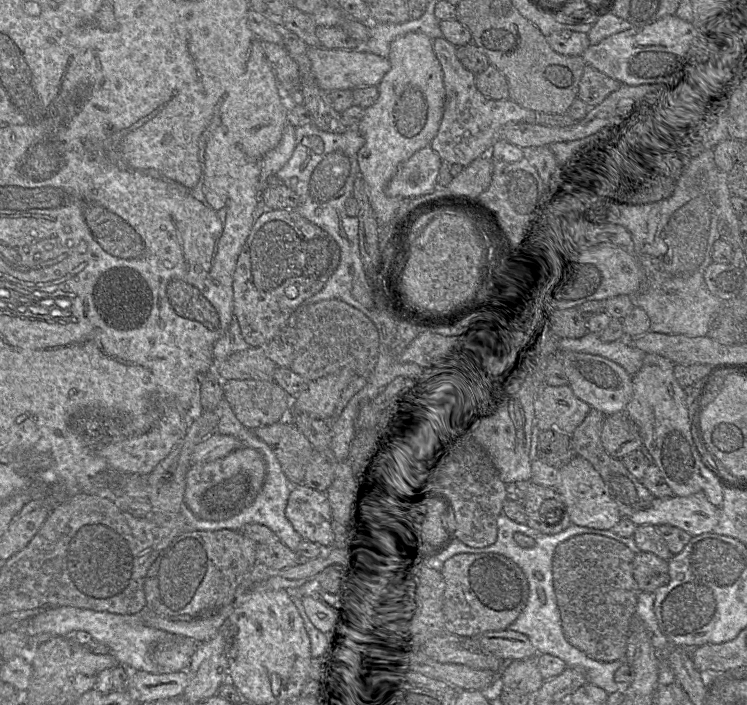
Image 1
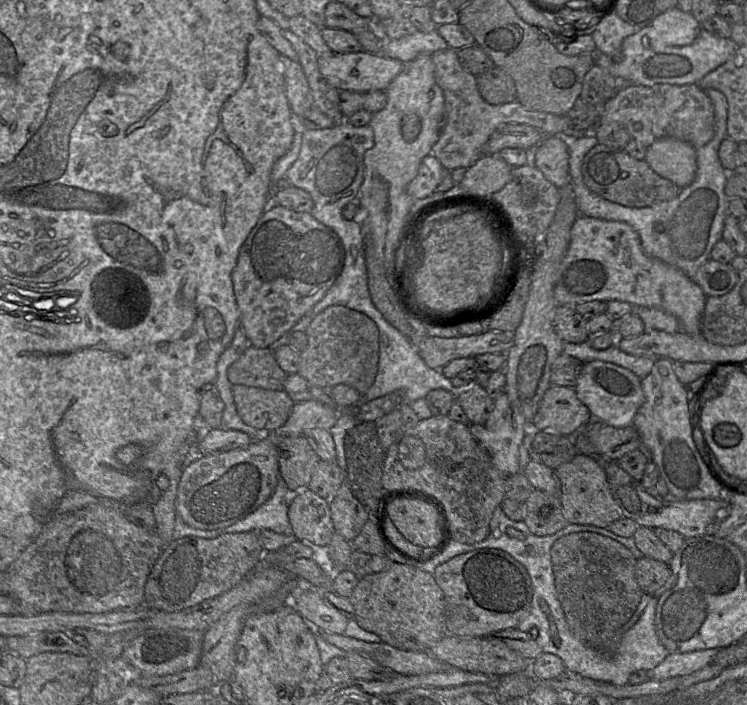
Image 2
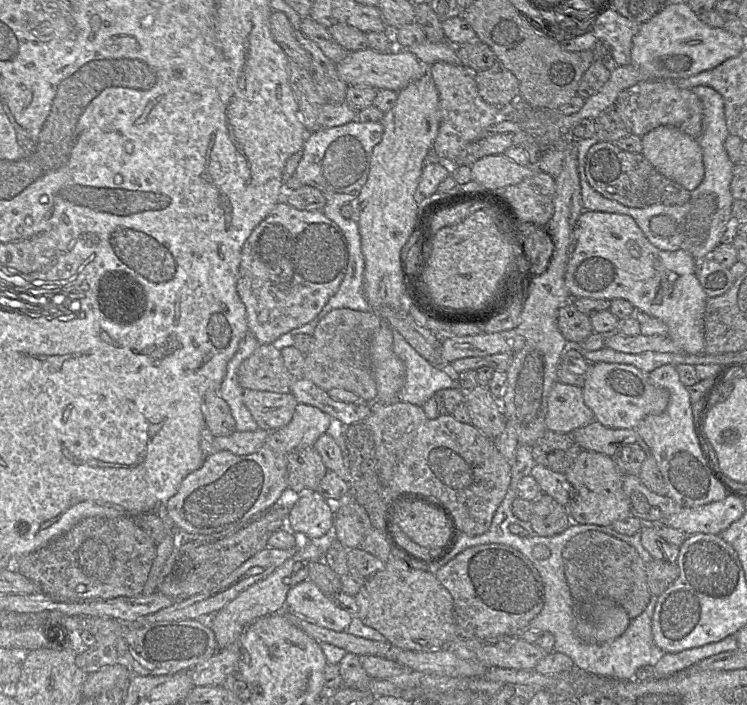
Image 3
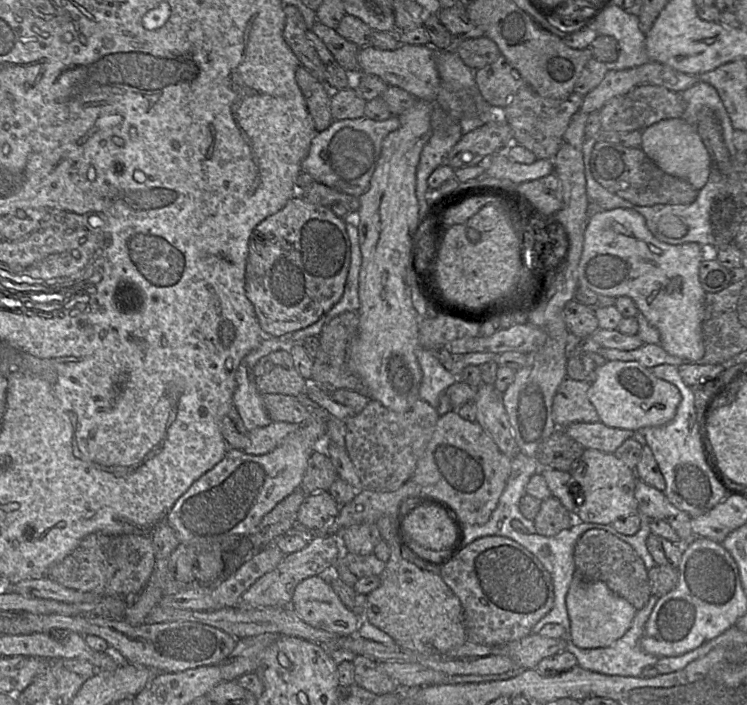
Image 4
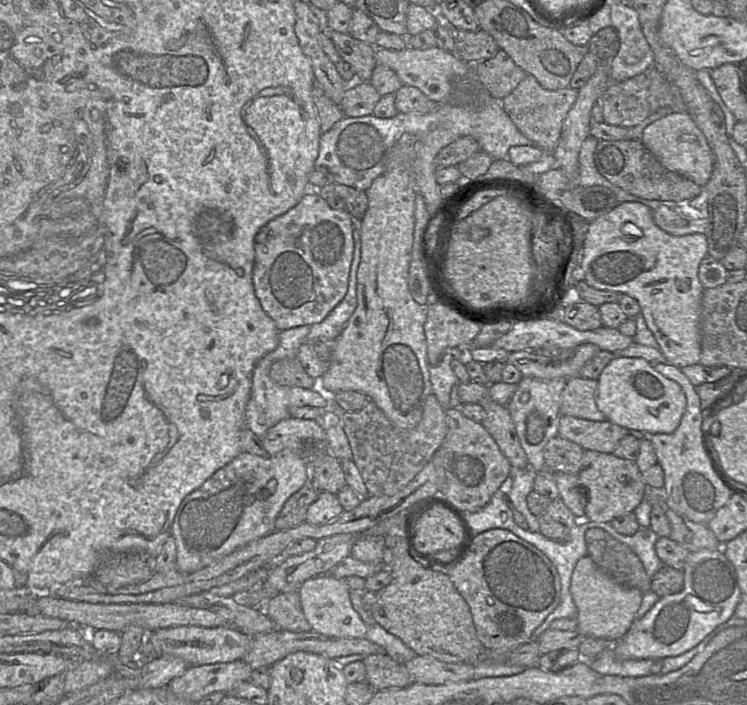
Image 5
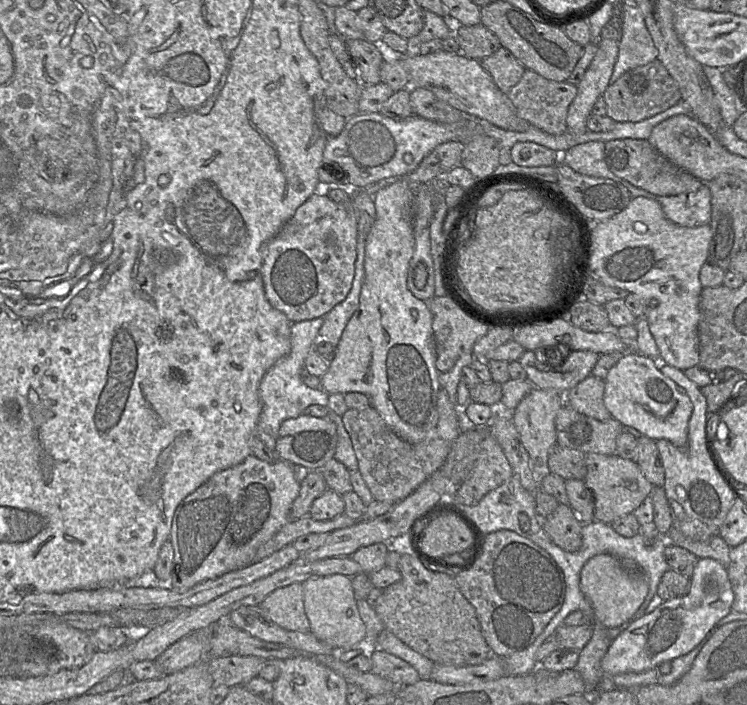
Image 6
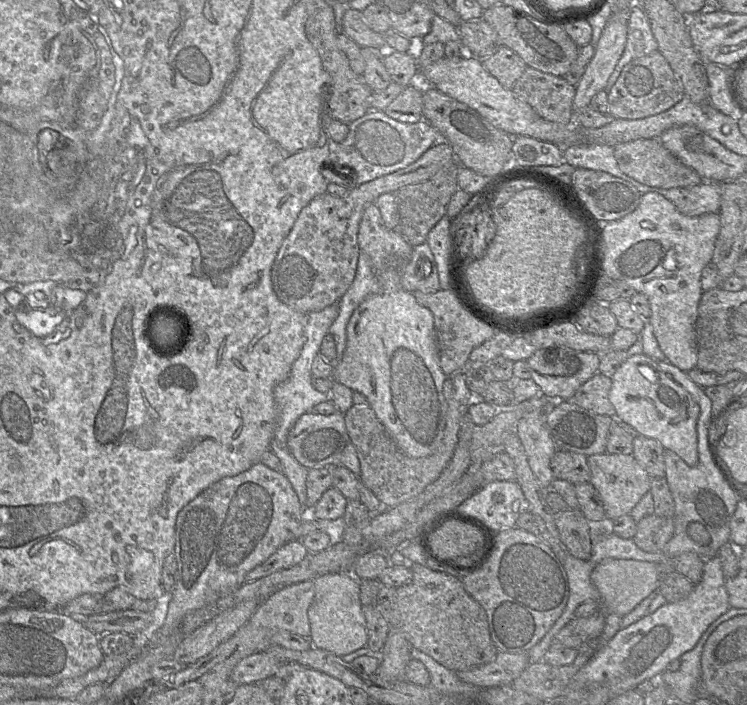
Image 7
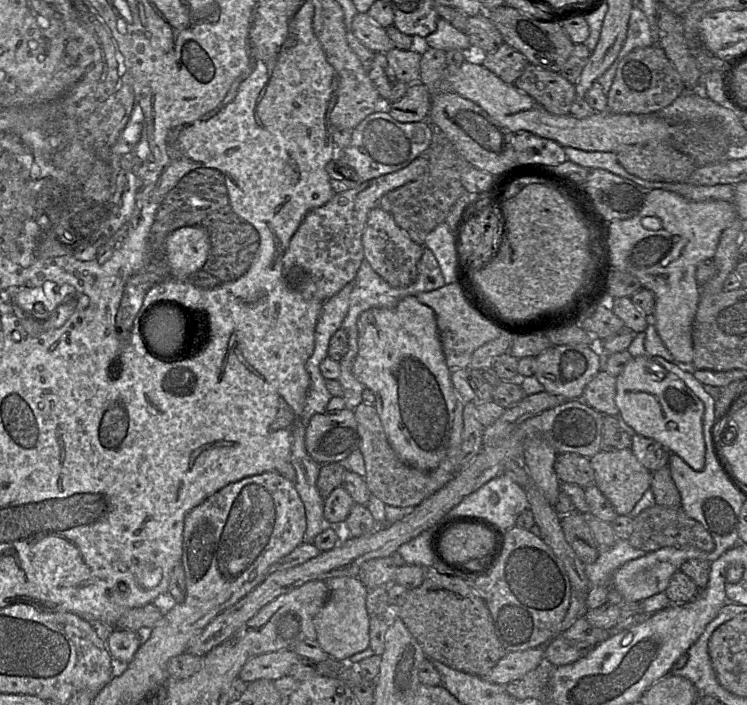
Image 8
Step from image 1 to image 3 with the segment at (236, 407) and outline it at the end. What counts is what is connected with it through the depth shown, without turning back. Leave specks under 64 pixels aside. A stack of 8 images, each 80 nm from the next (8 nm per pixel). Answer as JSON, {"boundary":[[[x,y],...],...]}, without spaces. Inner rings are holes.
{"boundary":[[[243,389],[243,402],[258,428],[269,432],[286,426],[291,421],[298,404],[291,393],[252,389]]]}

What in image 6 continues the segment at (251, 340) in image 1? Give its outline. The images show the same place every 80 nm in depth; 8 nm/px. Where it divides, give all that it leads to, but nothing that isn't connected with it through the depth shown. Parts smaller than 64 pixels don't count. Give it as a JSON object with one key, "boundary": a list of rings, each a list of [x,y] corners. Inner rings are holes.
{"boundary":[[[313,194],[268,243],[263,252],[261,275],[265,296],[291,323],[319,318],[348,295],[355,275],[357,217],[351,201],[336,203],[327,195]]]}

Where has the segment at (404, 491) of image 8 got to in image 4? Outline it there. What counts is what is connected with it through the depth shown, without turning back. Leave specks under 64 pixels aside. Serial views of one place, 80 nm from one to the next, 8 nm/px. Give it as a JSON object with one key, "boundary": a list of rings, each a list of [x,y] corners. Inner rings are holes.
{"boundary":[[[369,399],[360,413],[343,420],[345,423],[345,450],[354,464],[363,488],[376,492],[390,492],[403,486],[414,474],[417,461],[431,439],[439,418],[440,415],[436,408],[421,399],[404,413],[394,412],[380,402]]]}

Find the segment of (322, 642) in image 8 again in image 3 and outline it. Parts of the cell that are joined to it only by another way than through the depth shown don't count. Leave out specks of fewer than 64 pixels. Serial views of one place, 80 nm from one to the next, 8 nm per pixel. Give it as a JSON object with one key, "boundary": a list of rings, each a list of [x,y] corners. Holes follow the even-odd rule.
{"boundary":[[[310,580],[293,587],[286,598],[286,610],[317,626],[347,632],[353,616],[340,608]]]}

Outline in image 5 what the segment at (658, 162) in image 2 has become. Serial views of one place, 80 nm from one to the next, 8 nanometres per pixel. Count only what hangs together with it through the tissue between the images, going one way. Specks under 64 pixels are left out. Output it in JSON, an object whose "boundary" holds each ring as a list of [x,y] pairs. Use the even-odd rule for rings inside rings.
{"boundary":[[[687,111],[671,113],[649,124],[643,130],[641,142],[669,171],[678,173],[701,187],[709,181],[714,167],[714,155],[704,134]]]}

